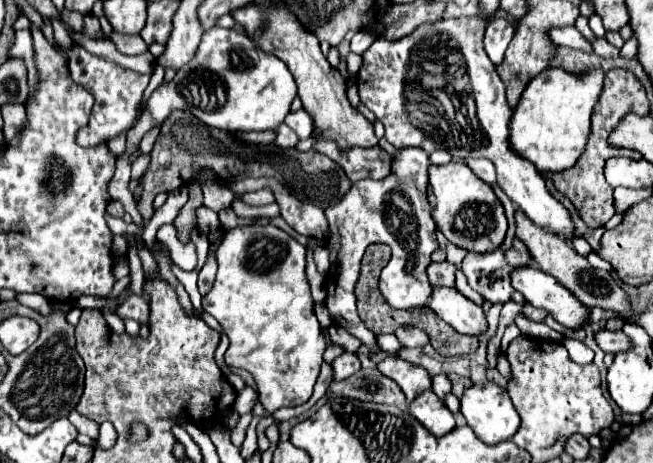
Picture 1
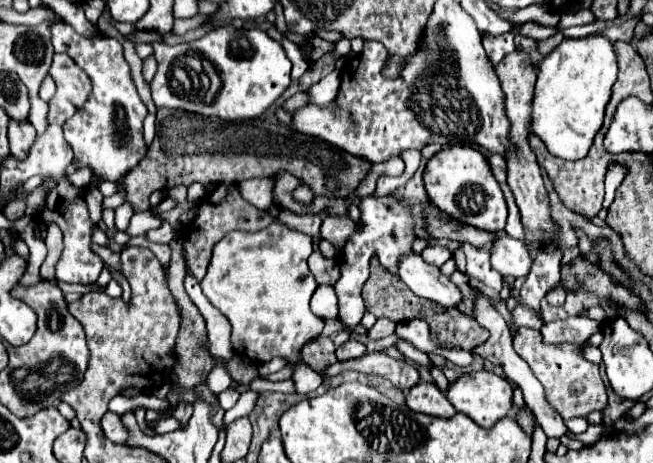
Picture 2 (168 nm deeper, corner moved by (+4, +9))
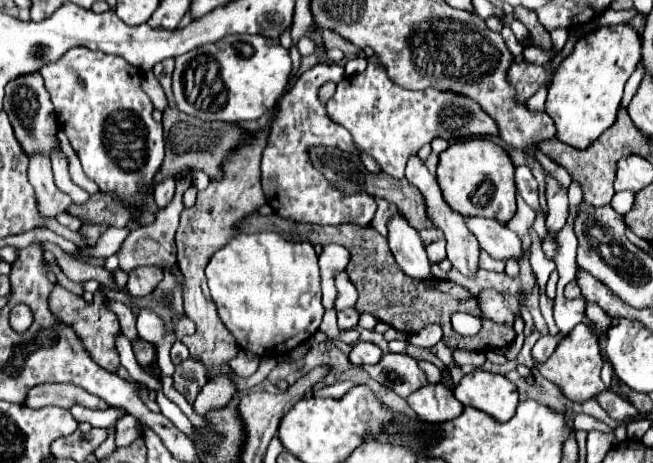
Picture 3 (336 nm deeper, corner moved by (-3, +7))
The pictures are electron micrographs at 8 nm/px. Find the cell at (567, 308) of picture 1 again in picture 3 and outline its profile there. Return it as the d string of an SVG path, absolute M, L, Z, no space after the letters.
M467 217L465 221L469 231L477 237L479 247L485 249L491 257L507 261L509 257L519 259L523 255L519 237L509 231L503 223L485 217Z

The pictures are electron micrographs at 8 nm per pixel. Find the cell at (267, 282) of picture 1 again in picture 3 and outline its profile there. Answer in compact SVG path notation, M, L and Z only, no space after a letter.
M237 233L227 245L223 245L219 251L213 253L213 257L209 259L209 265L205 269L205 275L209 279L209 289L211 289L211 299L217 307L217 315L219 319L223 321L223 325L231 331L231 335L235 337L237 345L245 351L251 351L259 357L277 357L277 355L283 355L287 353L289 349L295 349L301 341L307 339L307 333L311 331L311 335L319 329L319 323L321 323L321 317L325 313L323 305L321 305L321 277L319 277L319 265L317 265L317 253L315 249L311 247L311 243L293 243L293 241L287 241L283 239L279 233Z

